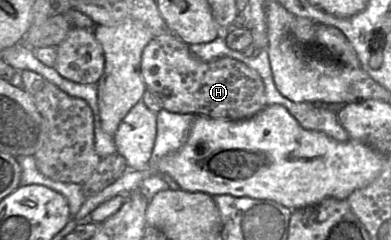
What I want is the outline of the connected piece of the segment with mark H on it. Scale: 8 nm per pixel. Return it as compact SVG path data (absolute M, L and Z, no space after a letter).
M176 35L154 37L145 46L141 57L141 74L146 90L151 91L163 109L171 113L243 120L266 106L264 83L257 71L230 57L203 62Z

